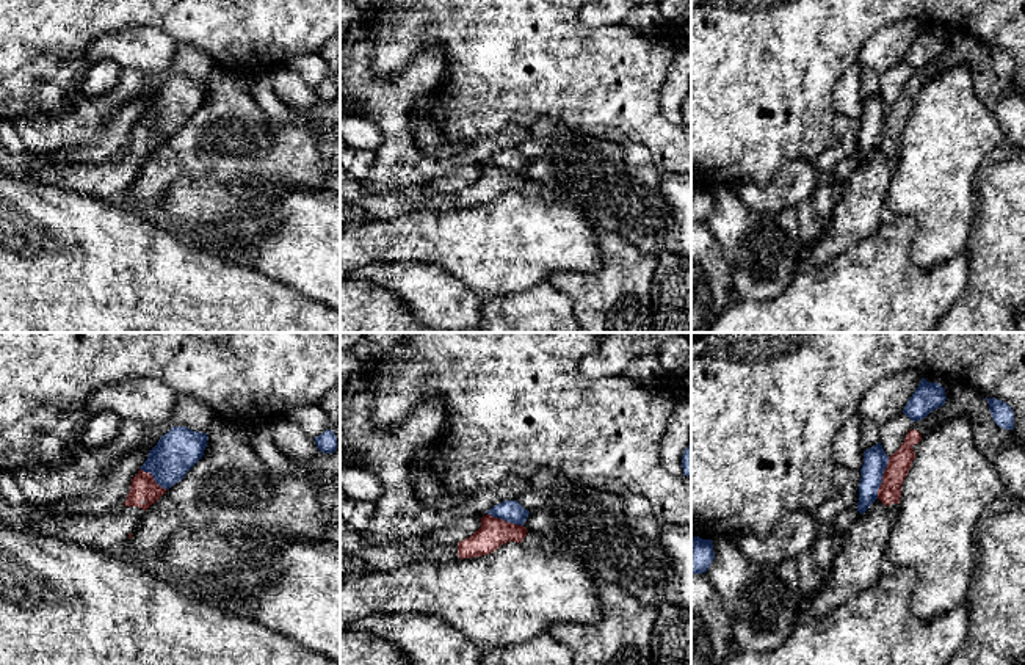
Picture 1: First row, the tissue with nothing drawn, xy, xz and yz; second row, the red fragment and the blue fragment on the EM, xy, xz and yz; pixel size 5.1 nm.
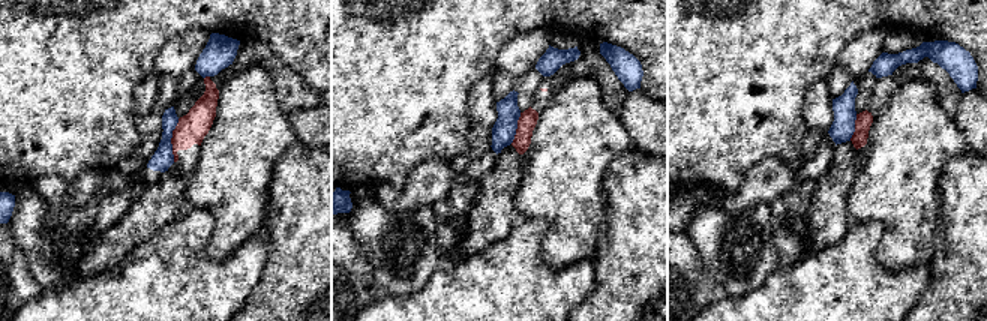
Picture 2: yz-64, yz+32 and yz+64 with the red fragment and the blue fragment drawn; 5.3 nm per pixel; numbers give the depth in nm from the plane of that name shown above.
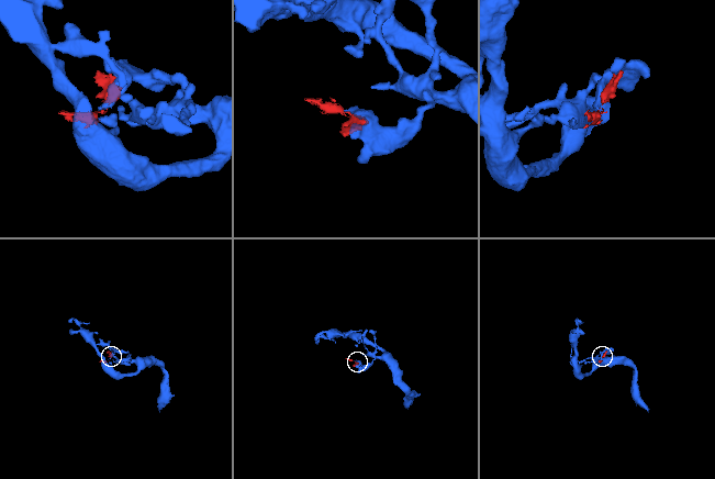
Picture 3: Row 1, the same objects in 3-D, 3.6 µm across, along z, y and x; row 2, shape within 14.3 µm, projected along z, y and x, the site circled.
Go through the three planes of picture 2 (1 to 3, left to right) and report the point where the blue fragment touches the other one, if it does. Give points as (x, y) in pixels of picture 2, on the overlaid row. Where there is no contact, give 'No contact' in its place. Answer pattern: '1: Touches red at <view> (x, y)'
1: Touches red at yz-64 (171, 140)
2: Touches red at yz+32 (518, 128)
3: Touches red at yz+64 (855, 128)

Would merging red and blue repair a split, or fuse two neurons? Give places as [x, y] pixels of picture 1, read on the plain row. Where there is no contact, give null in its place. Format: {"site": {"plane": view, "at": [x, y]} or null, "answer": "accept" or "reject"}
{"site": {"plane": "yz", "at": [883, 126]}, "answer": "reject"}

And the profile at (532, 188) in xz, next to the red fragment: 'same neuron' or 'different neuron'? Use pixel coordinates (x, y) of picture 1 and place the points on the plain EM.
same neuron

